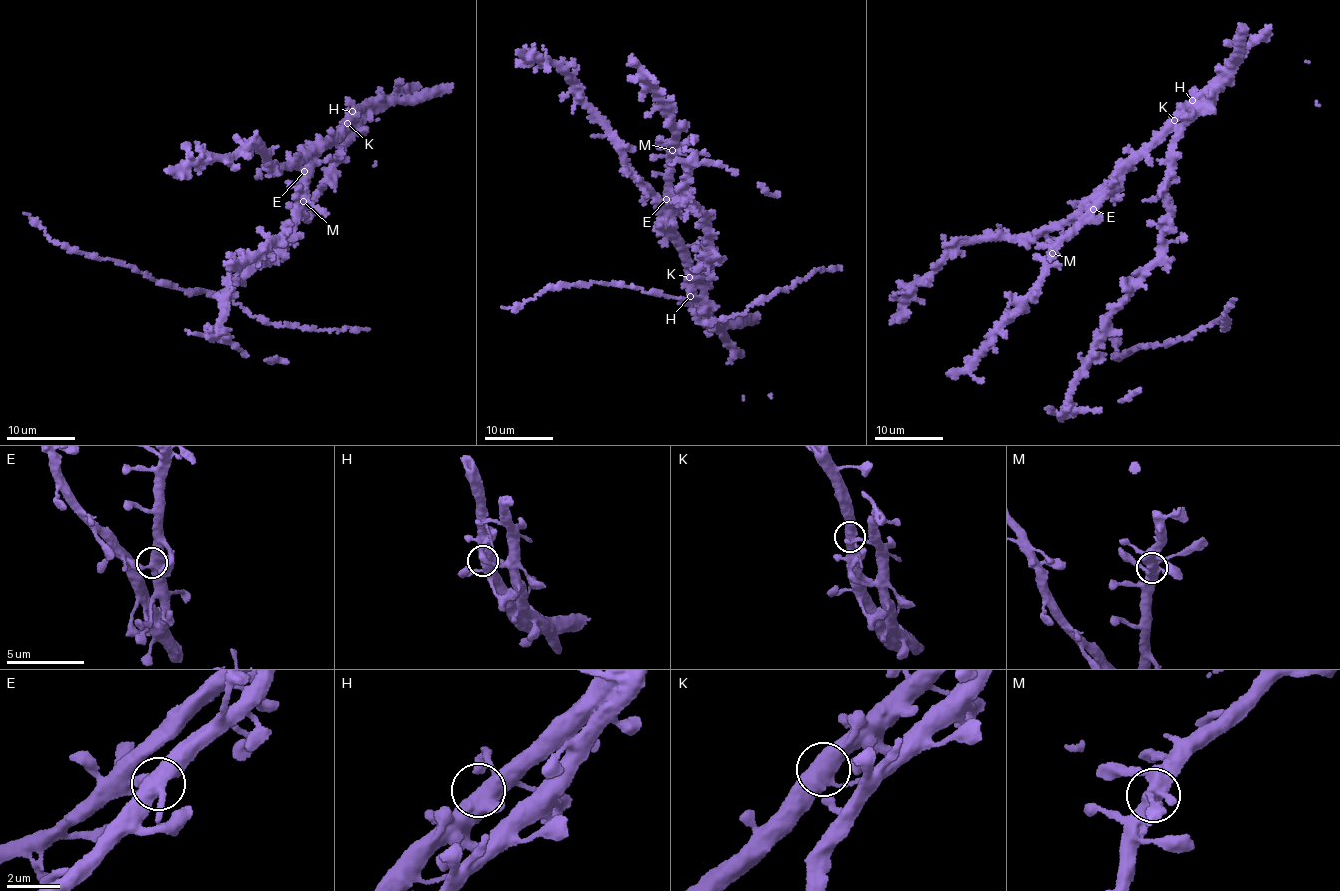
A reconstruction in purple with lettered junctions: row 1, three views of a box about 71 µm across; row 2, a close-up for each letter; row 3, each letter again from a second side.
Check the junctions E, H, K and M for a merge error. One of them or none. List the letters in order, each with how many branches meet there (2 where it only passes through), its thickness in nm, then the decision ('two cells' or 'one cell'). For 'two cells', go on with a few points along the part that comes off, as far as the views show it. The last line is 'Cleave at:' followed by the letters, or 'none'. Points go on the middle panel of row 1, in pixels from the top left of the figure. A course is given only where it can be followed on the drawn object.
E: branches 4; calibre 460 nm; one cell
H: branches 4; calibre 480 nm; one cell
K: branches 4; calibre 480 nm; one cell
M: branches 4; calibre 500 nm; one cell
Cleave at: none

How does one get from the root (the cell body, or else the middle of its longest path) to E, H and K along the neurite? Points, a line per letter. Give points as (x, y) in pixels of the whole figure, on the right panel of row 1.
E: (1170, 169), (1181, 127), (1198, 112), (1143, 147), (1125, 171), (1119, 187), (1093, 209)
H: (1170, 169), (1181, 127), (1199, 107), (1192, 100)
K: (1170, 169), (1181, 127), (1198, 112), (1174, 120)

